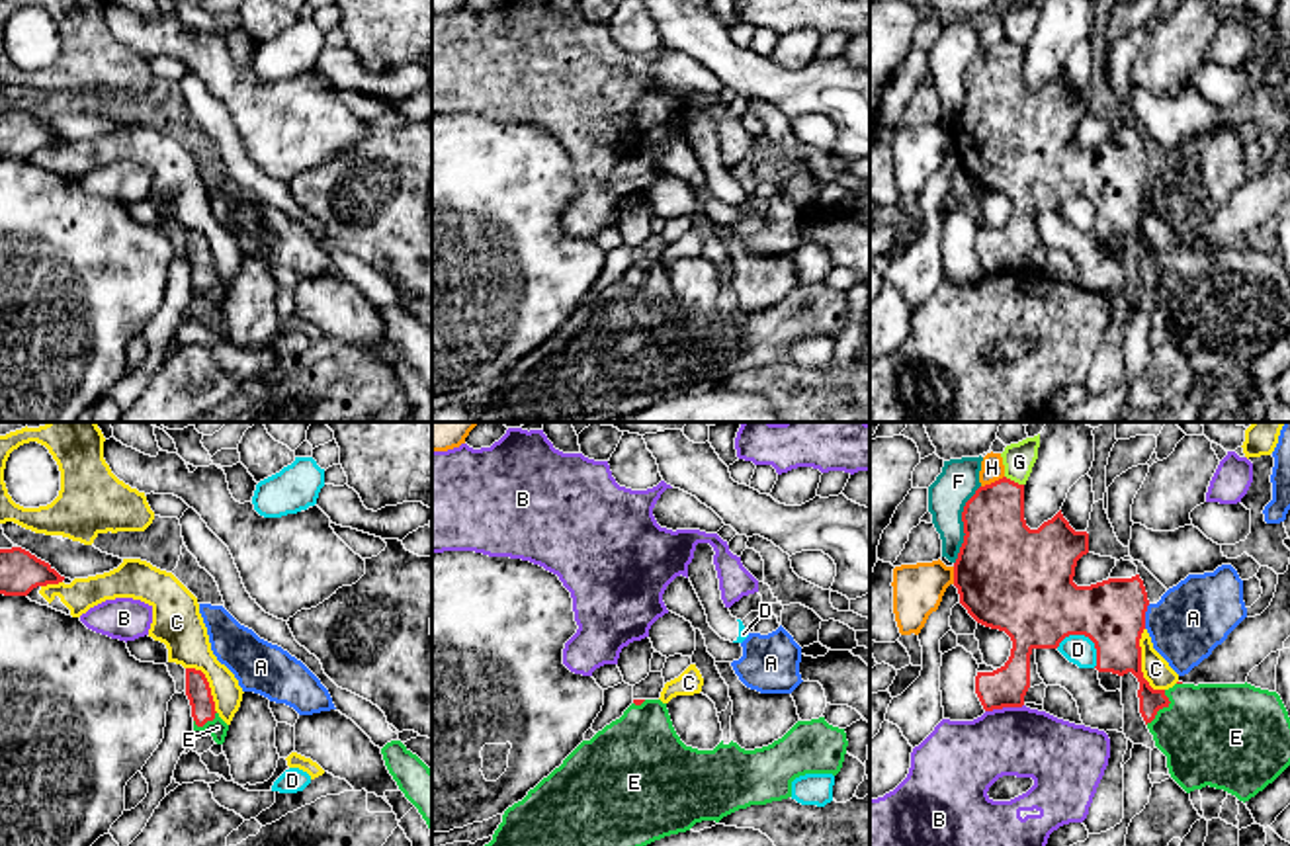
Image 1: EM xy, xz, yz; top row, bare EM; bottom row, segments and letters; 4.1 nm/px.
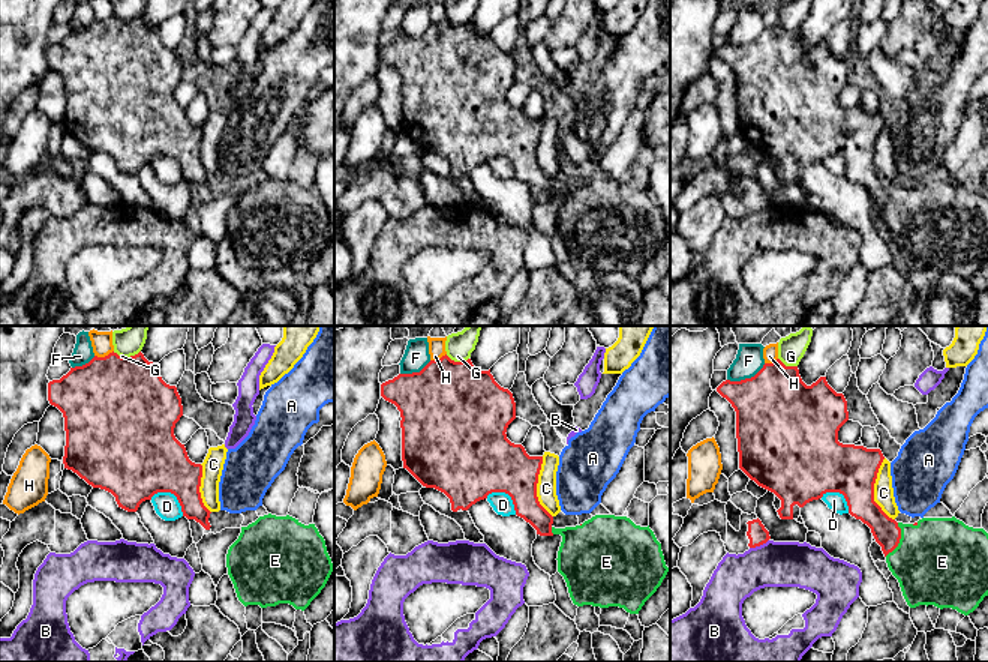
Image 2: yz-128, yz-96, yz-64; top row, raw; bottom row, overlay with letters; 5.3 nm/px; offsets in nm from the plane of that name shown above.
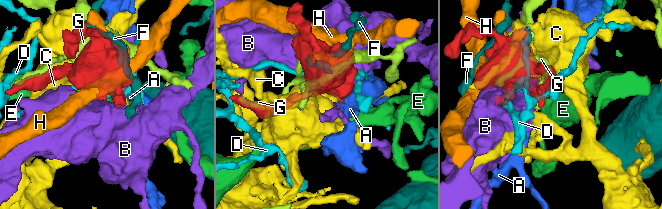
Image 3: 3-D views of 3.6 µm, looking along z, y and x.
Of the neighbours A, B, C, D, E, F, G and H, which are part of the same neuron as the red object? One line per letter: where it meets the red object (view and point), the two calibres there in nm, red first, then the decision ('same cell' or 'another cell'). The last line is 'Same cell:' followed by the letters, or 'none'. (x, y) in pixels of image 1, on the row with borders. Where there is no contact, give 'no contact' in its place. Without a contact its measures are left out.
A: meets red in yz at (1144, 616); 280 nm thick on the red side, 300 nm on the other; another cell
B: meets red in yz at (1003, 706); 160 nm thick on the red side, 300 nm on the other; another cell
C: meets red in yz at (1140, 663); 280 nm thick on the red side, 110 nm on the other; another cell
D: meets red in yz at (1085, 635); 360 nm thick on the red side, 120 nm on the other; another cell
E: meets red in yz at (1161, 708); 110 nm thick on the red side, 420 nm on the other; same cell
F: meets red in yz at (964, 524); 400 nm thick on the red side, 160 nm on the other; another cell
G: meets red in yz at (1013, 481); 280 nm thick on the red side, 130 nm on the other; another cell
H: meets red in yz at (991, 483); 280 nm thick on the red side, 100 nm on the other; another cell
Same cell: E

